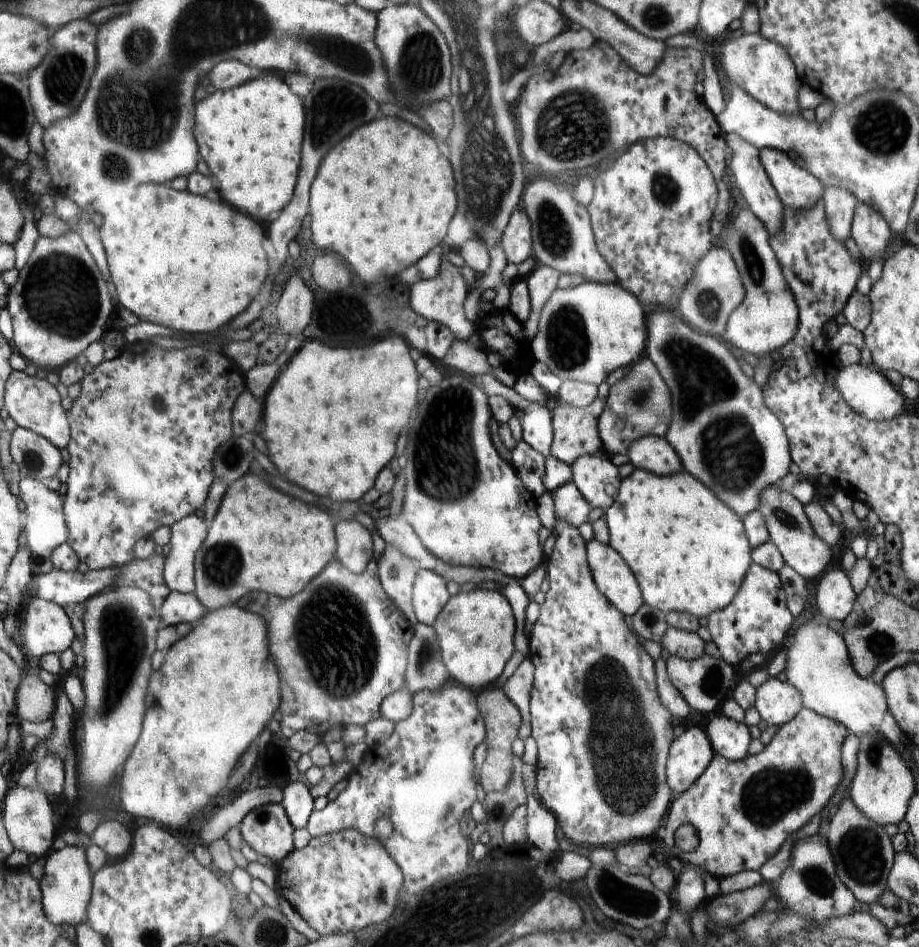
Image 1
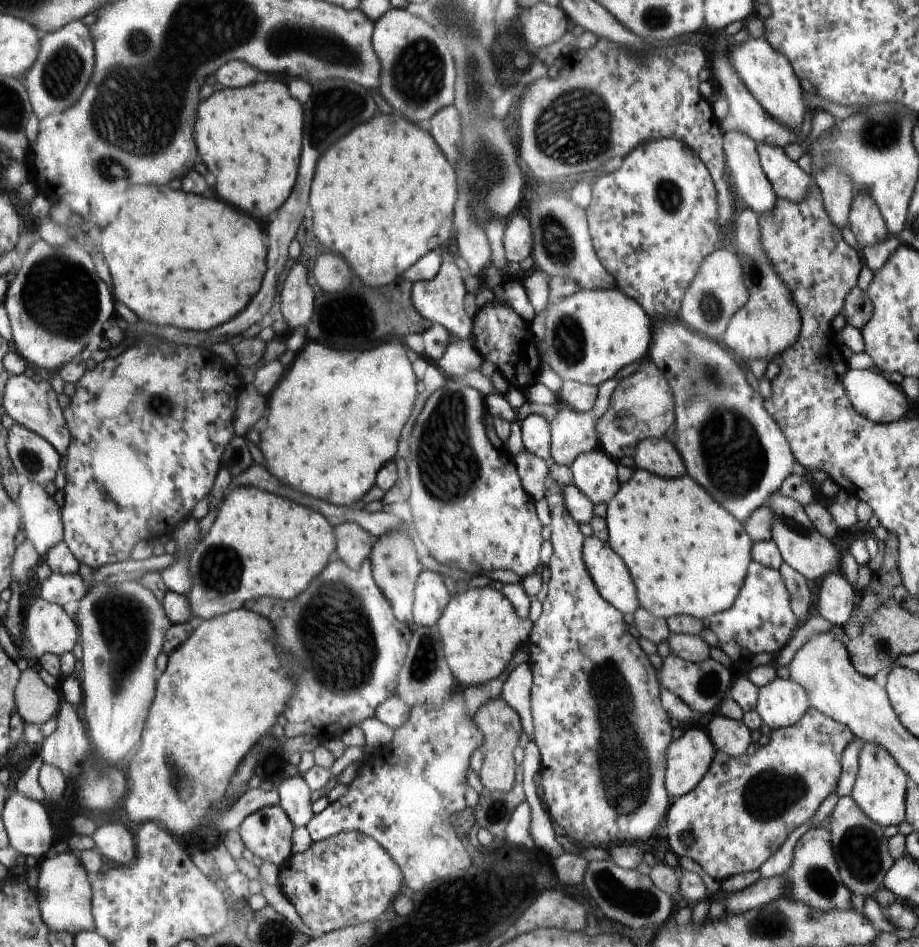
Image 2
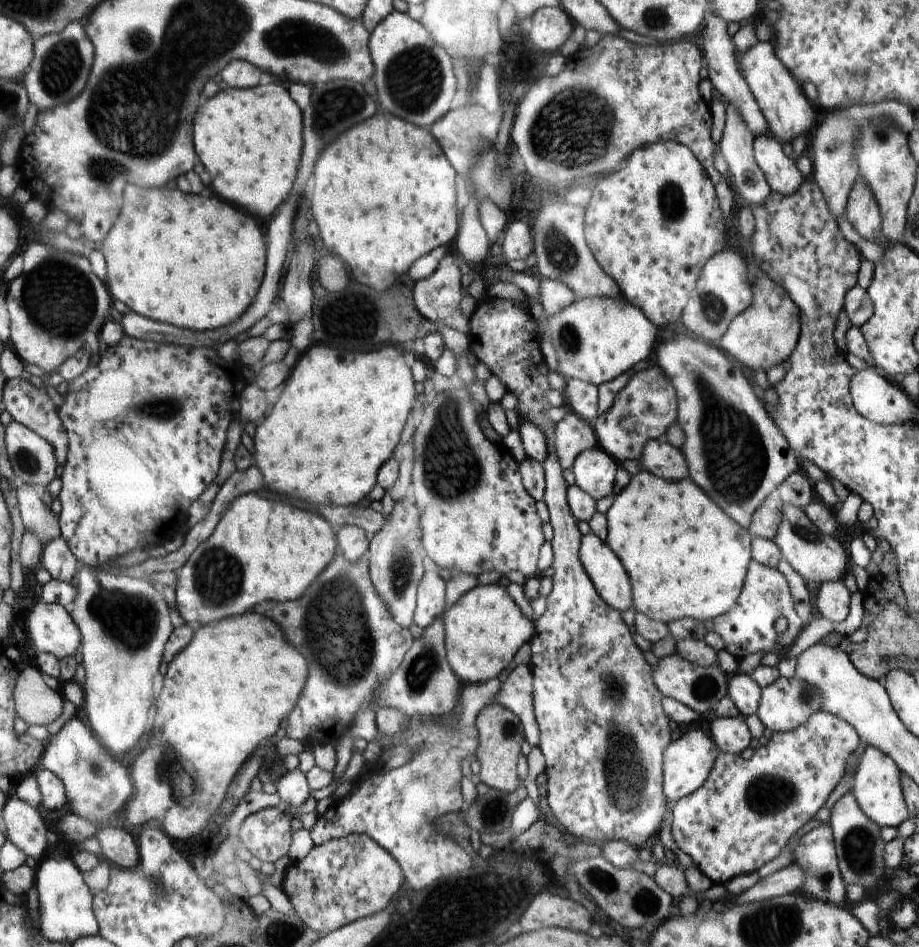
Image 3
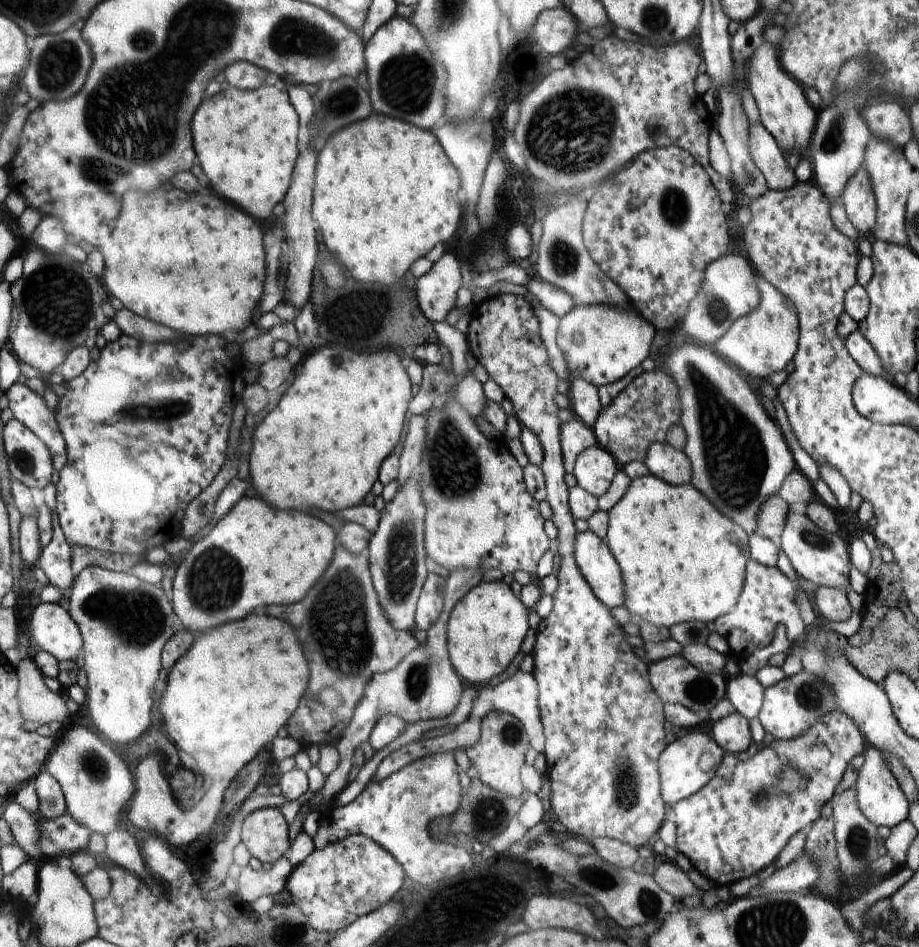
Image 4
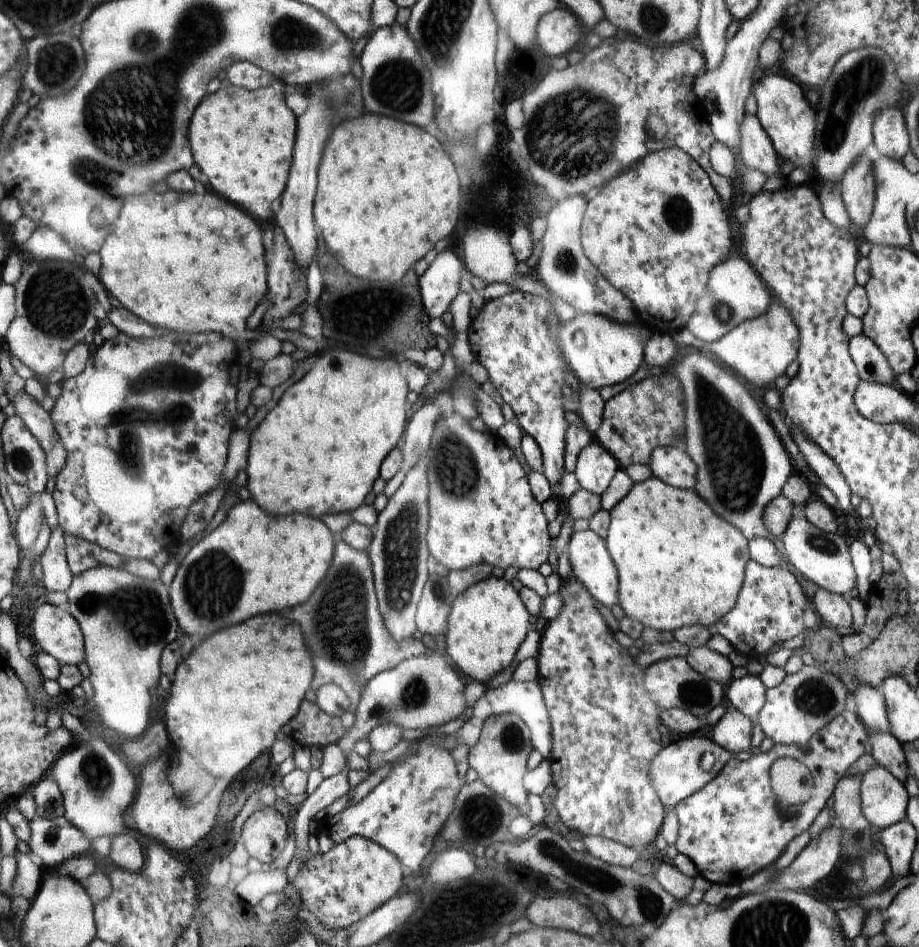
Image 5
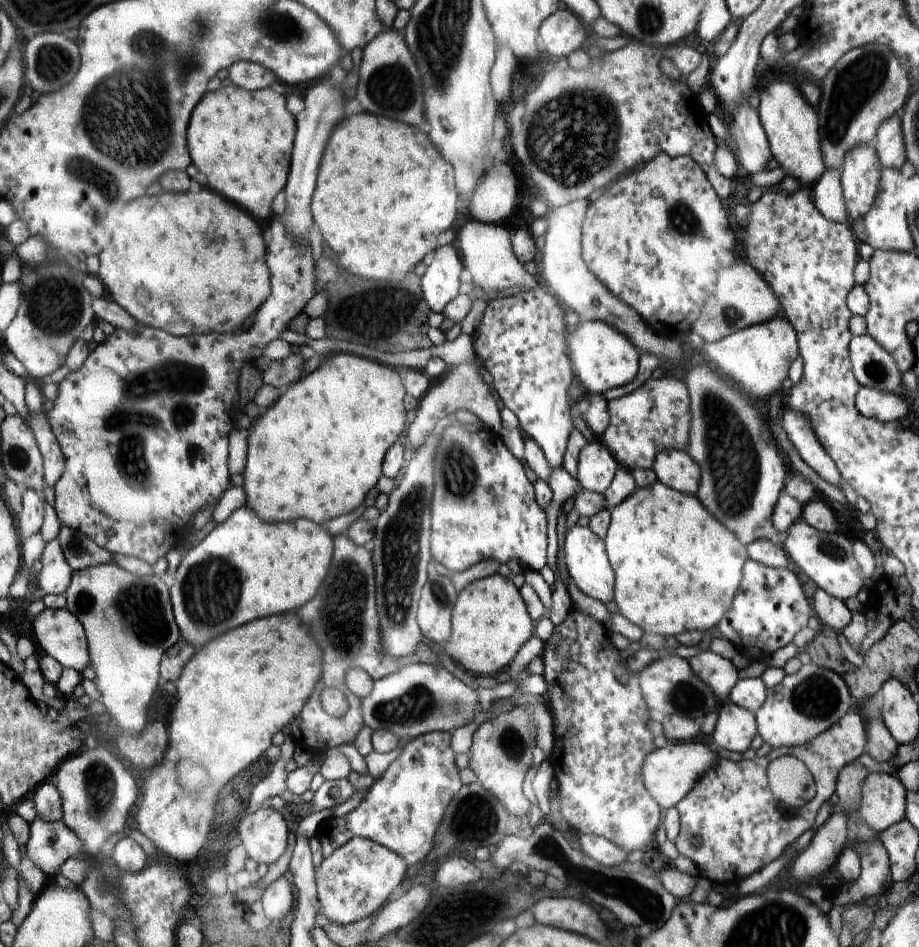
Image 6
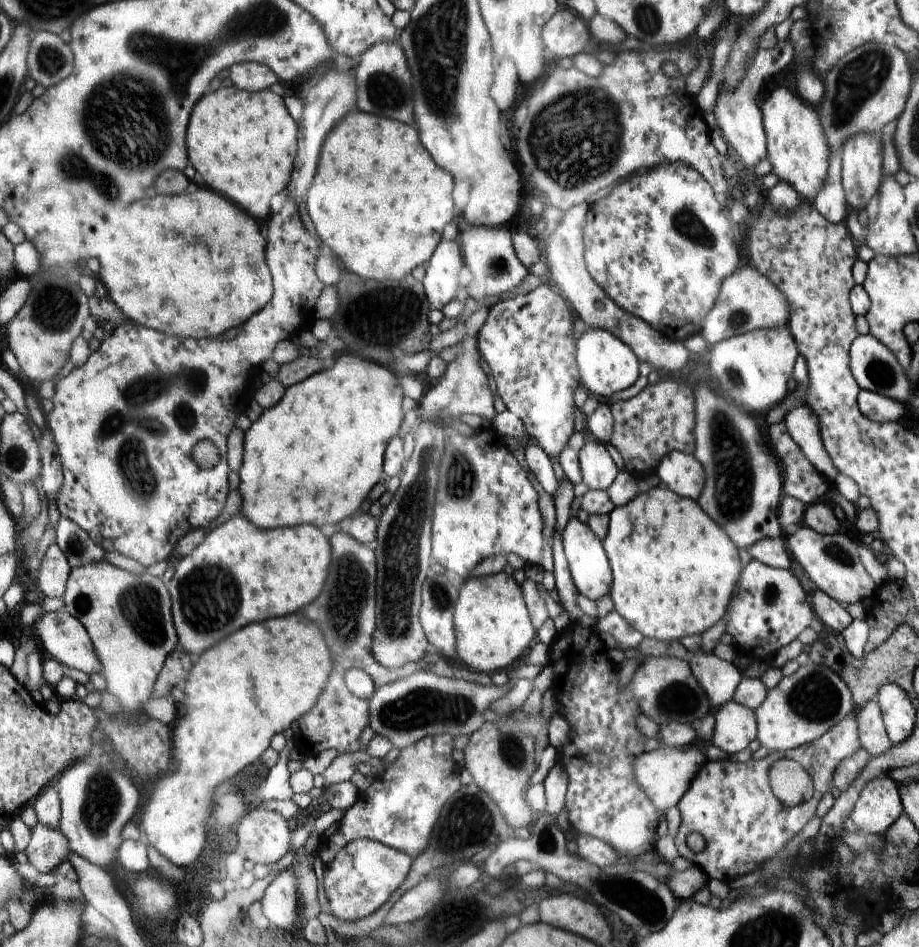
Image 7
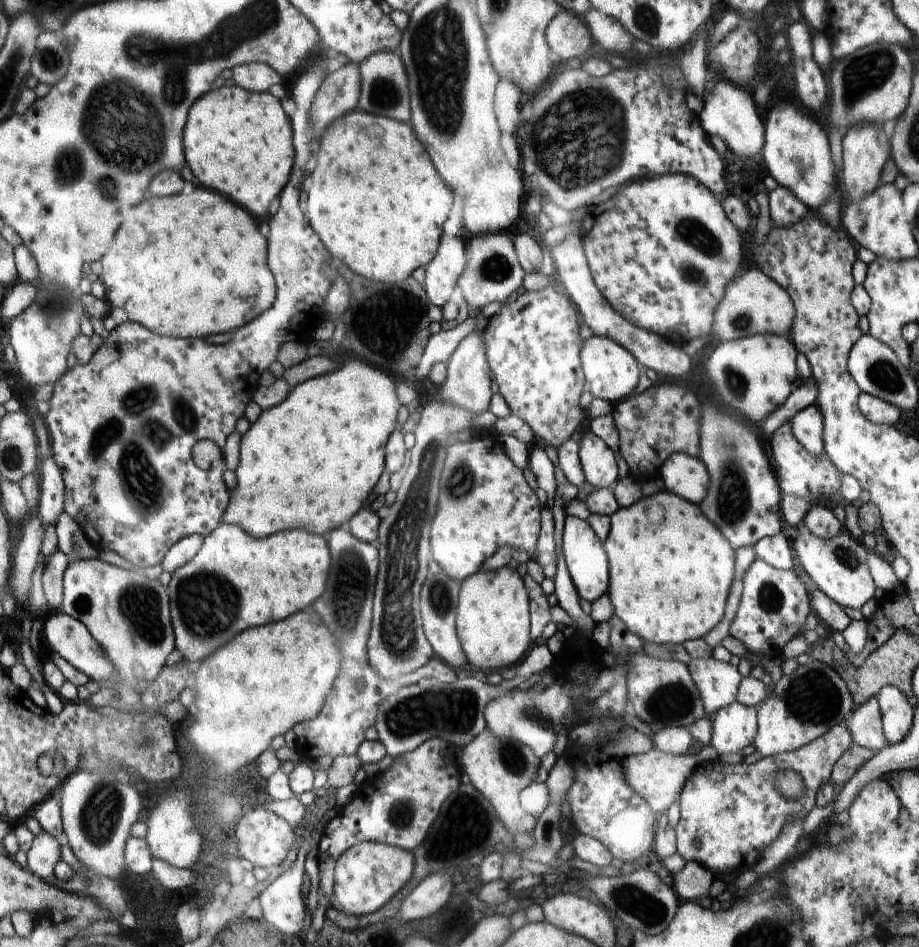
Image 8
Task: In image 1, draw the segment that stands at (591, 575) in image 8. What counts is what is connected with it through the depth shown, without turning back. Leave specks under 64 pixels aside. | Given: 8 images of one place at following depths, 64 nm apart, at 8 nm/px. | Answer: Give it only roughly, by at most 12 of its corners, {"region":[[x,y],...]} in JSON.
{"region":[[594,537],[587,561],[599,590],[624,614],[644,605],[624,559]]}

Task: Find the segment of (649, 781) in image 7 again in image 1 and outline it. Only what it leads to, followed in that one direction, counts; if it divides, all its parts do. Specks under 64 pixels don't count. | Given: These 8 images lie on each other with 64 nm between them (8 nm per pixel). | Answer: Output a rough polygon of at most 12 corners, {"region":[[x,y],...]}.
{"region":[[687,726],[672,745],[667,783],[686,793],[714,760],[710,736]]}

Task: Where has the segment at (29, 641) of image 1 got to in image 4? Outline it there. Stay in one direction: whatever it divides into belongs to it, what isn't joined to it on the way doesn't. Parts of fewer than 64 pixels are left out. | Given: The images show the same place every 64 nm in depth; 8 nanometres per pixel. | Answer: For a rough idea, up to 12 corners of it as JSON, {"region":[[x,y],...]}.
{"region":[[41,603],[32,641],[58,661],[84,656],[83,632],[60,604]]}

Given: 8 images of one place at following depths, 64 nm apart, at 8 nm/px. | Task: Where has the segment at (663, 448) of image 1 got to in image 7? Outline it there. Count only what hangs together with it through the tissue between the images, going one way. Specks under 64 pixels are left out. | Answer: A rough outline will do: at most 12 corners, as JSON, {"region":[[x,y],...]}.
{"region":[[668,453],[656,474],[676,494],[698,498],[706,486],[694,455]]}

